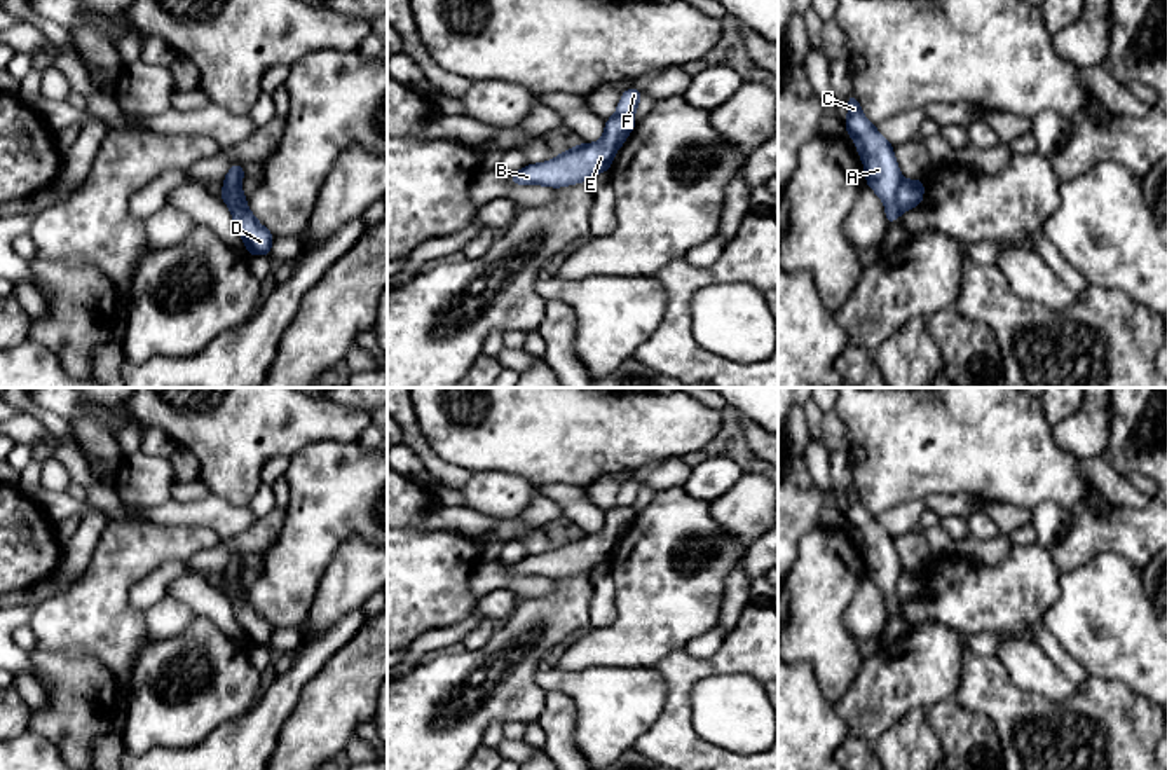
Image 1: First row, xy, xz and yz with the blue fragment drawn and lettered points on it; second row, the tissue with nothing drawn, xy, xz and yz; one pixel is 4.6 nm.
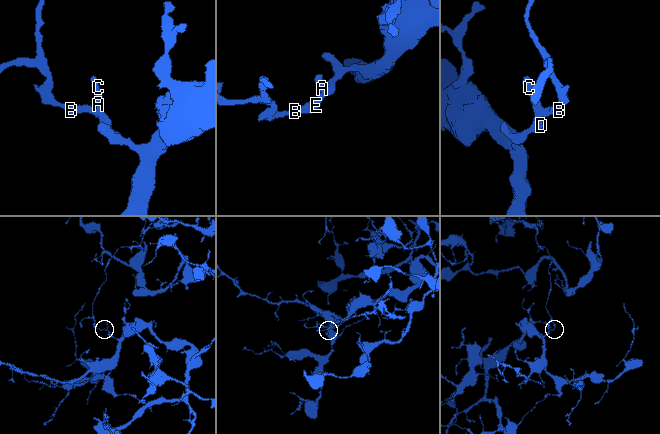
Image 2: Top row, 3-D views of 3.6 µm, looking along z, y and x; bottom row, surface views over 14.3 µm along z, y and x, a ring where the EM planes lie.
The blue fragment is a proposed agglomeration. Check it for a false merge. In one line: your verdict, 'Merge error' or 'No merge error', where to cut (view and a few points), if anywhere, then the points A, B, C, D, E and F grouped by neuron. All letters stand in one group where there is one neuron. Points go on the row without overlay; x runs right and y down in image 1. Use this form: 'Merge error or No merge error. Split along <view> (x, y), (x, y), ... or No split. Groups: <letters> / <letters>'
Merge error. Split along yz (902, 571), (897, 580), (900, 604). Groups: A C D F / B E

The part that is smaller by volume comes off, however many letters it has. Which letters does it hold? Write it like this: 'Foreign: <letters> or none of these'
Foreign: B, E

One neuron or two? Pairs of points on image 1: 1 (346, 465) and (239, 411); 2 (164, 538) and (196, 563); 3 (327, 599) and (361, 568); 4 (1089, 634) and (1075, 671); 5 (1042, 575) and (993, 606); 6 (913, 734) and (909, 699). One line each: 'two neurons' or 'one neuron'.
1: two neurons
2: two neurons
3: one neuron
4: two neurons
5: one neuron
6: two neurons

